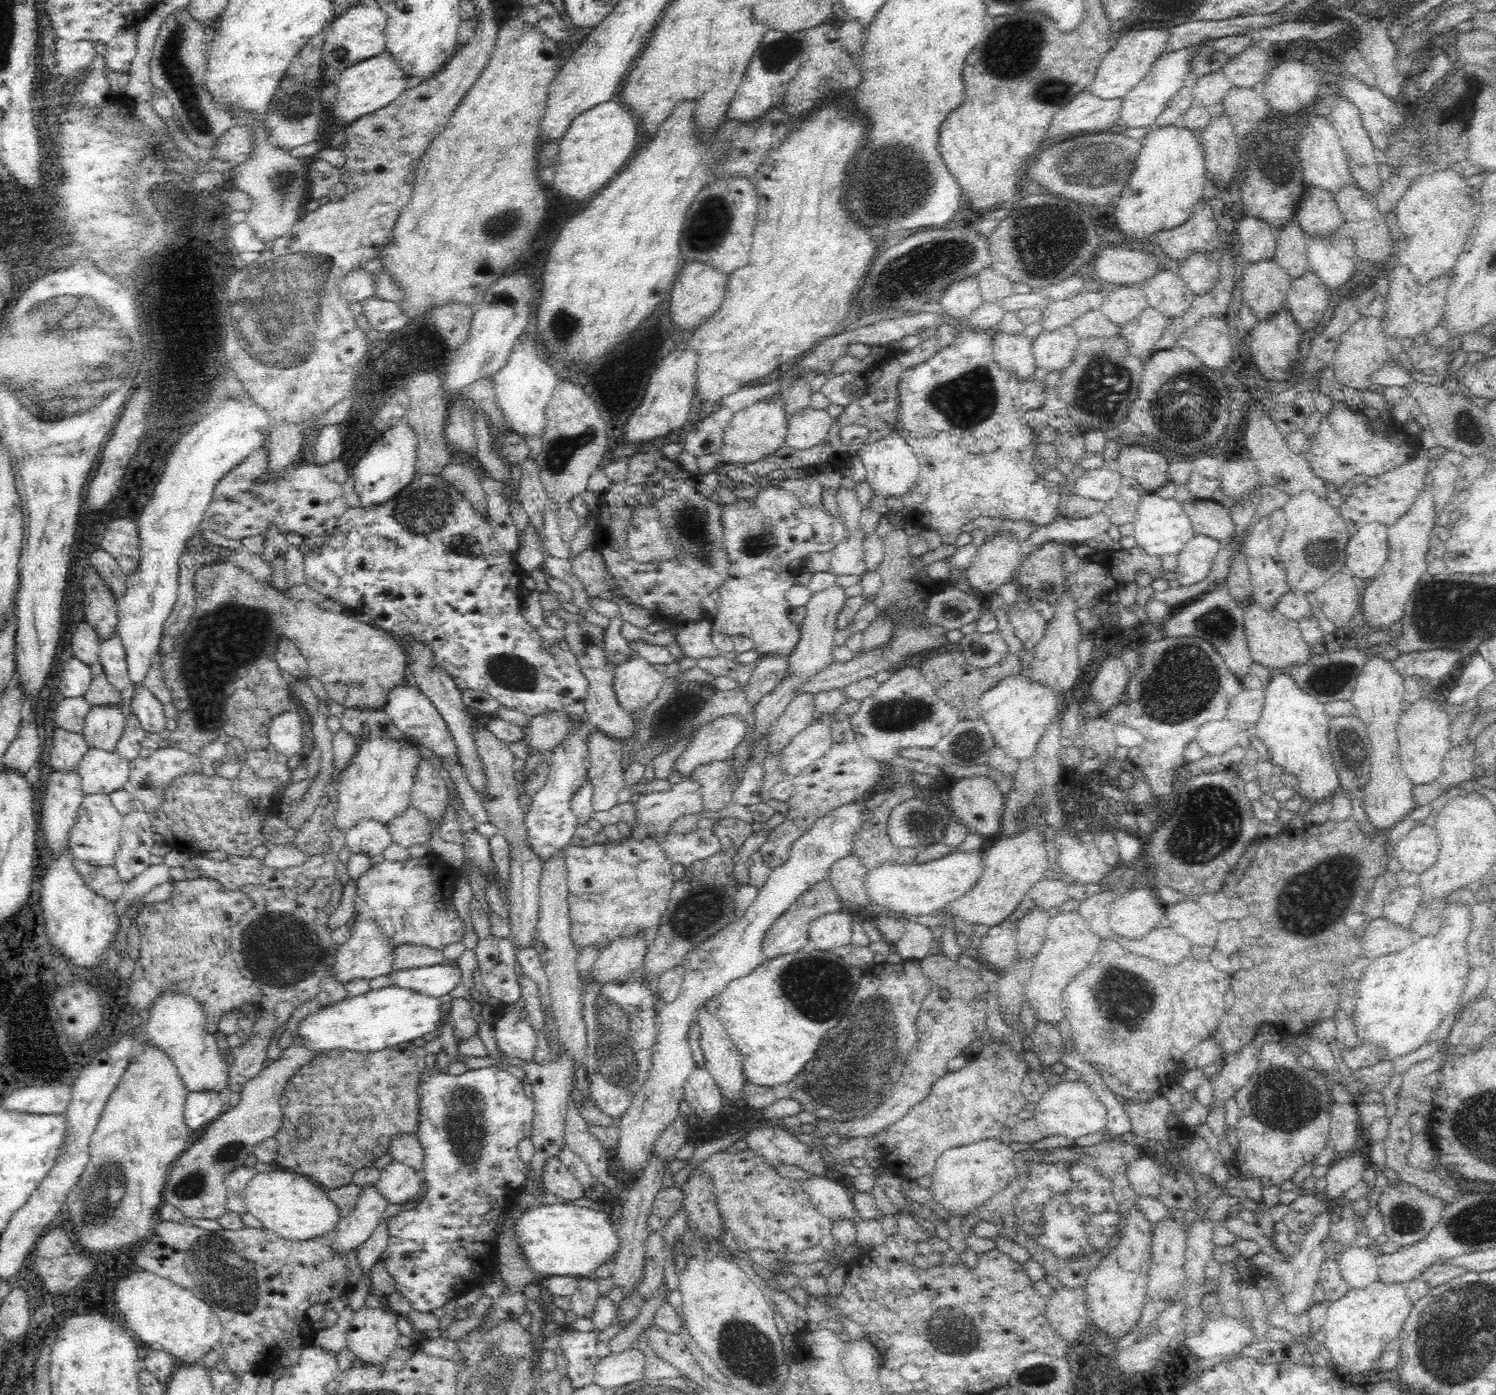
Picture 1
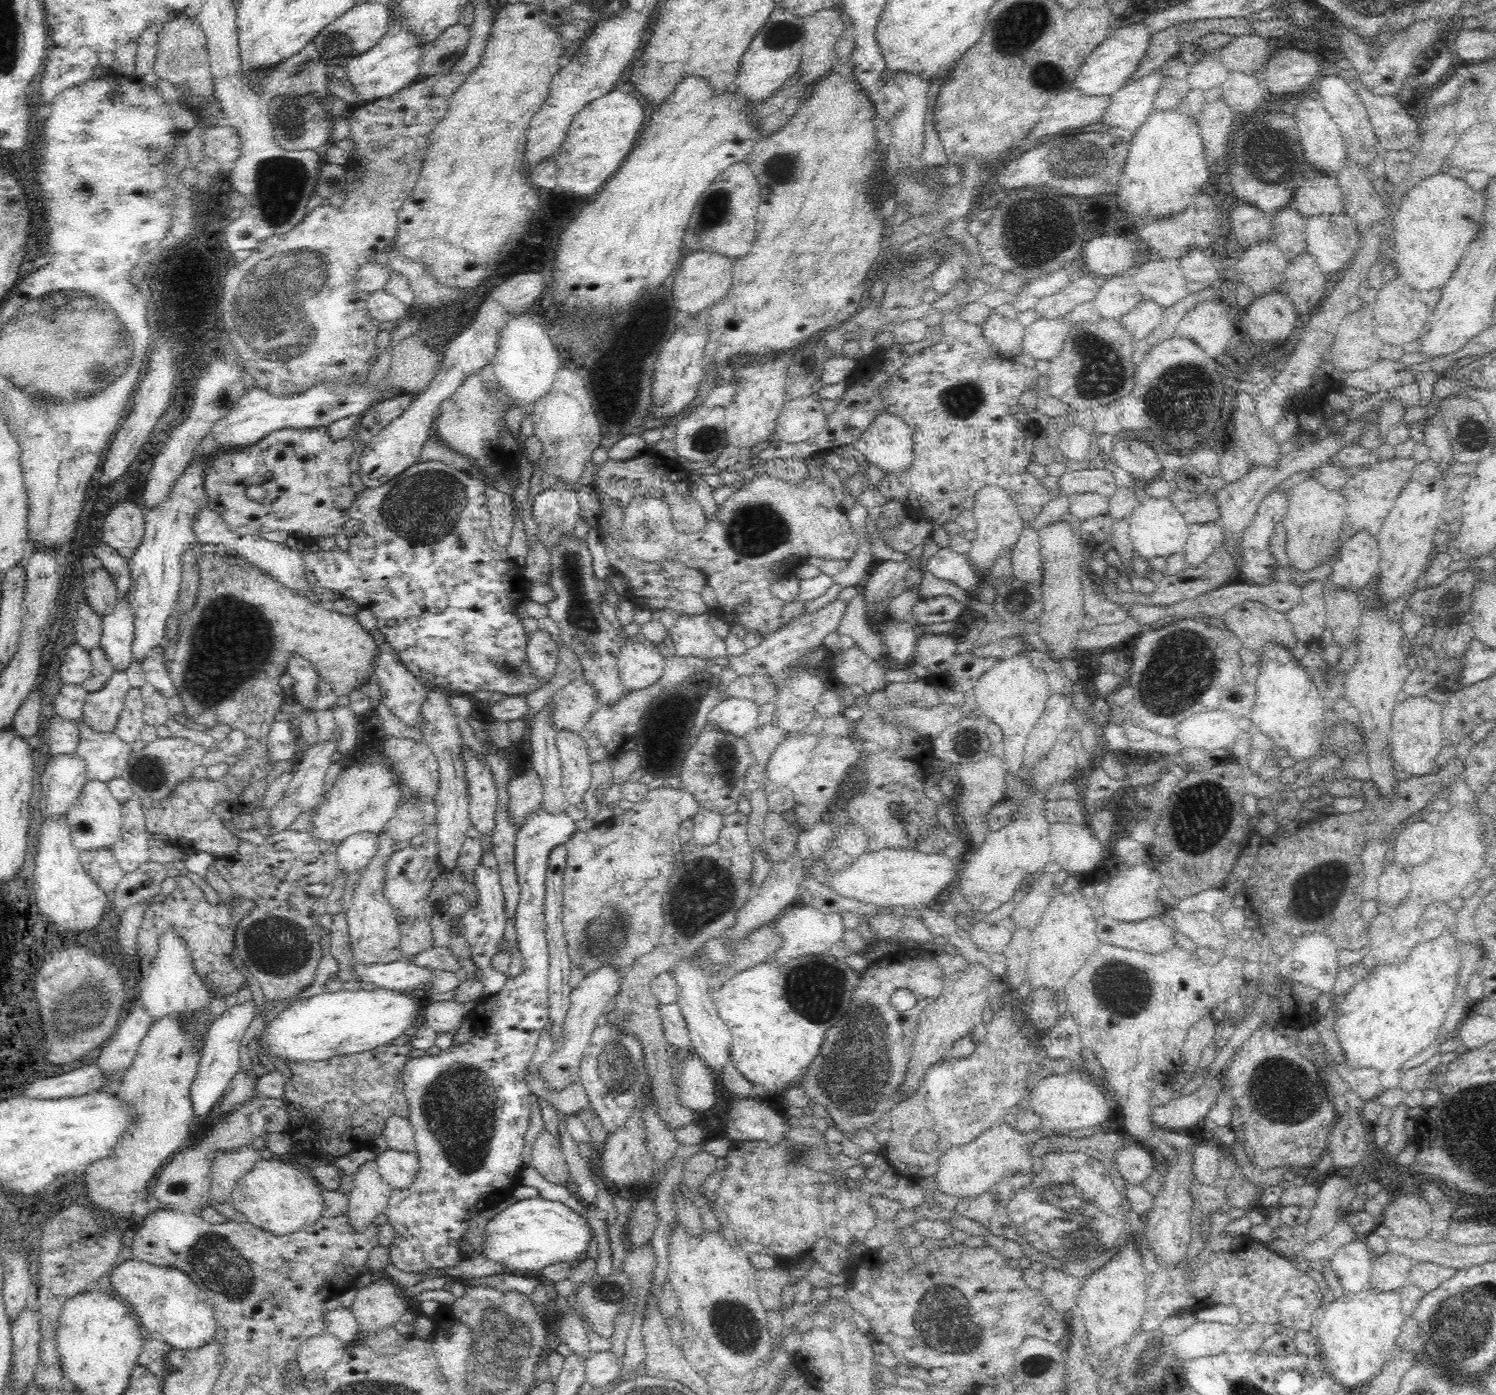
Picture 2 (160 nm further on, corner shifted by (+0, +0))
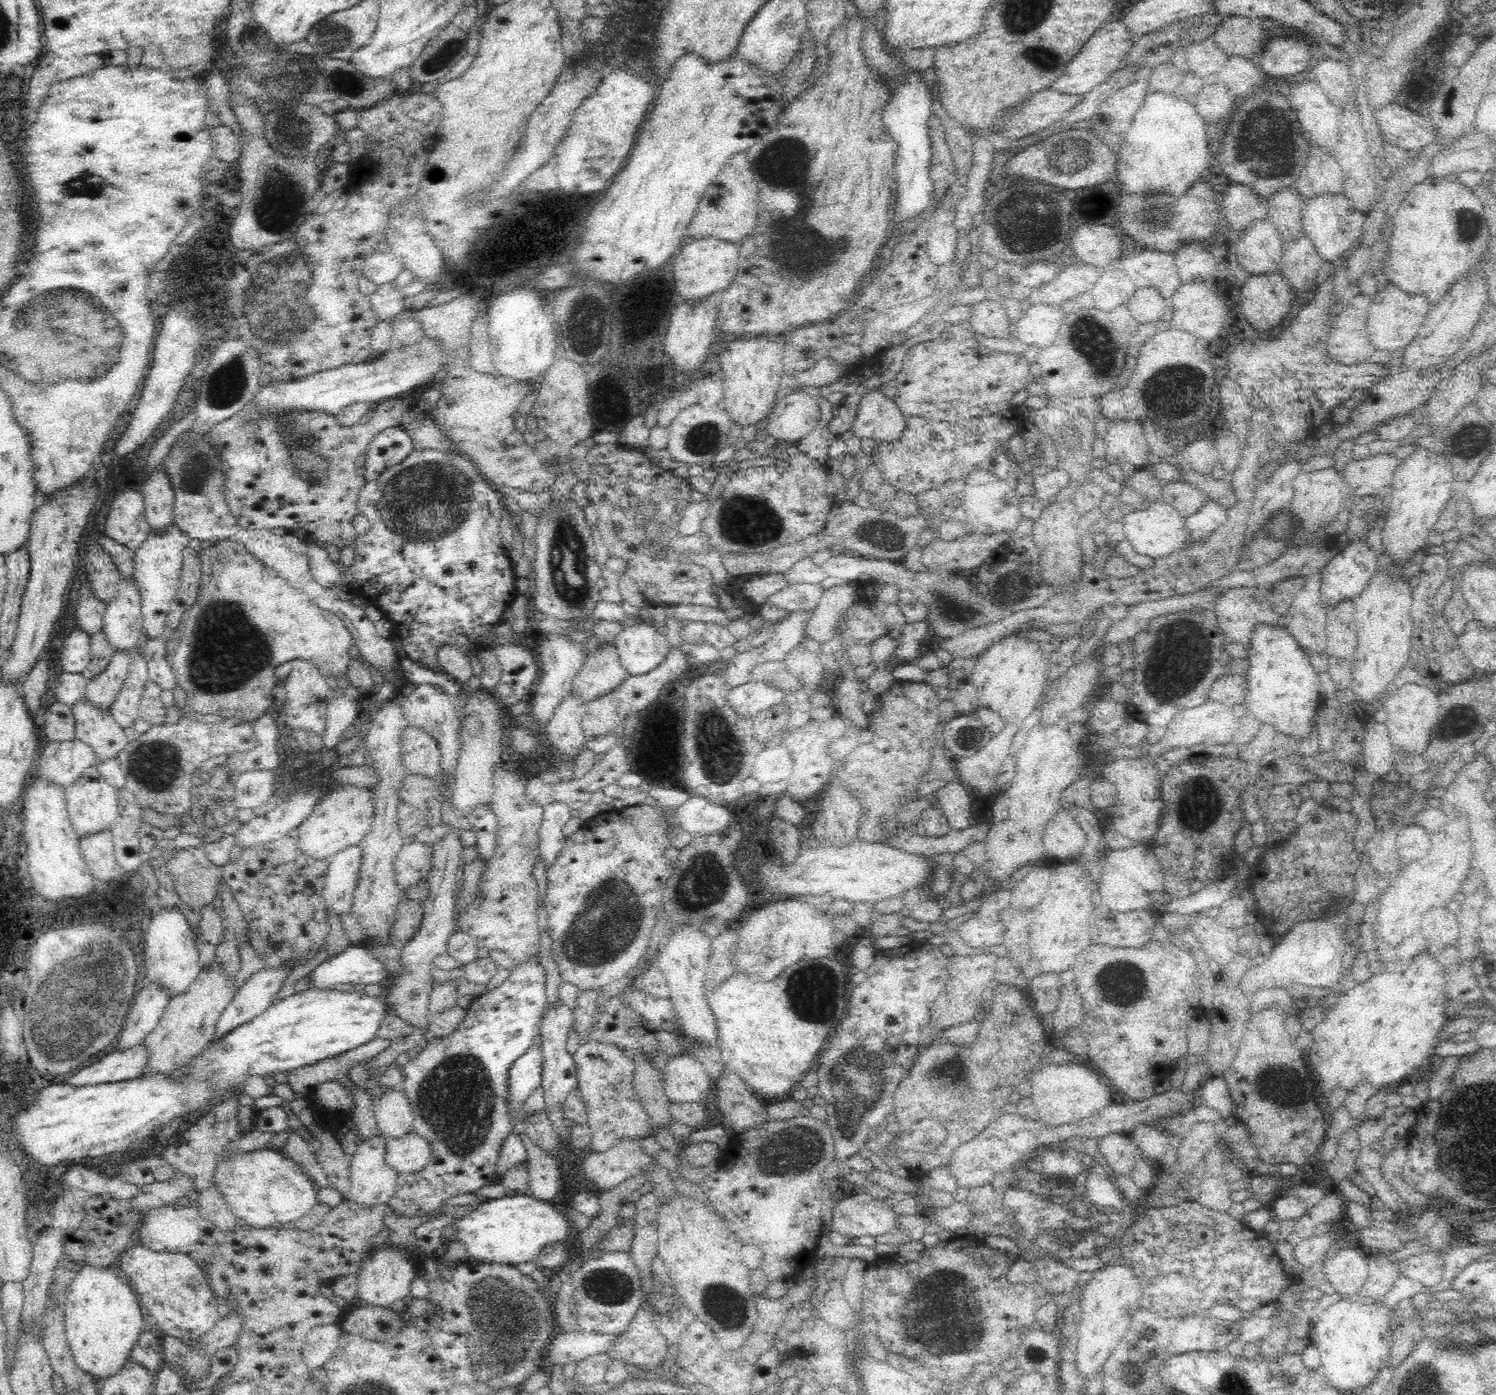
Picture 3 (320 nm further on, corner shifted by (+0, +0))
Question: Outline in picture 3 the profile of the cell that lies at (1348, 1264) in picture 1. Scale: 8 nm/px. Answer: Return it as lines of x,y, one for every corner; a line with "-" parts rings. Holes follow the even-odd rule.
1345,1244
1337,1254
1324,1258
1324,1275
1340,1292
1340,1300
1352,1300
1358,1304
1380,1304
1384,1296
1366,1296
1362,1284
1368,1280
1368,1252
1352,1249
-
1353,1292
1353,1293
1352,1293

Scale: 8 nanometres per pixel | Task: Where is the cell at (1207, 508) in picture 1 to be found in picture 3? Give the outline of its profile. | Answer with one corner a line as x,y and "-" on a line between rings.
1170,481
1161,488
1162,500
1171,504
1183,517
1193,515
1207,500
1204,491
1187,481

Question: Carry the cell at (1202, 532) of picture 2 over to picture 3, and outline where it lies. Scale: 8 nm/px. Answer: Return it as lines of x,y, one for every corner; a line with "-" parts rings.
1208,498
1193,515
1185,517
1190,544
1203,544
1214,529
1224,524
1226,512
1220,503

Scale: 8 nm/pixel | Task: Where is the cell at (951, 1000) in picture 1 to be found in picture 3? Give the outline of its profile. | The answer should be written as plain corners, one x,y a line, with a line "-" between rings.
974,954
974,956
950,956
950,980
946,982
944,990
933,1002
930,1008
930,1027
938,1032
956,1026
960,1022
970,1022
983,1017
981,1007
982,992
987,988
988,982
994,978
996,962
1000,960
994,954

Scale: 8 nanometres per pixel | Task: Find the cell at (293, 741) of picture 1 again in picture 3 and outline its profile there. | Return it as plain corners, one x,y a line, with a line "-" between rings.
267,713
258,717
253,727
257,737
257,745
248,752
228,756
223,766
228,768
229,774
237,775
250,770
274,771
282,762
278,755
278,723
281,719
274,719

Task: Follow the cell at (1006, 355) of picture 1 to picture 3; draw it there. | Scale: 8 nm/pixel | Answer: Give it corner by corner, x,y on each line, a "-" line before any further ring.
992,298
974,306
970,324
976,332
990,338
1006,338
1010,334
1010,320
1006,310
998,302
992,302

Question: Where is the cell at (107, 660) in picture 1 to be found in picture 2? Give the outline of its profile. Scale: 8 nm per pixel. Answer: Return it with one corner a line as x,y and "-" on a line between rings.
122,593
116,606
103,616
99,642
115,670
126,671
133,662
134,630
134,609

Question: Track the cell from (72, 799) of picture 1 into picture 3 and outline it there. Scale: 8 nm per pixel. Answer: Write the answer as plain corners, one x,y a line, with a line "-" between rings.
80,740
72,742
48,742
37,759
34,775
68,788
74,784
80,775
97,764
94,749

